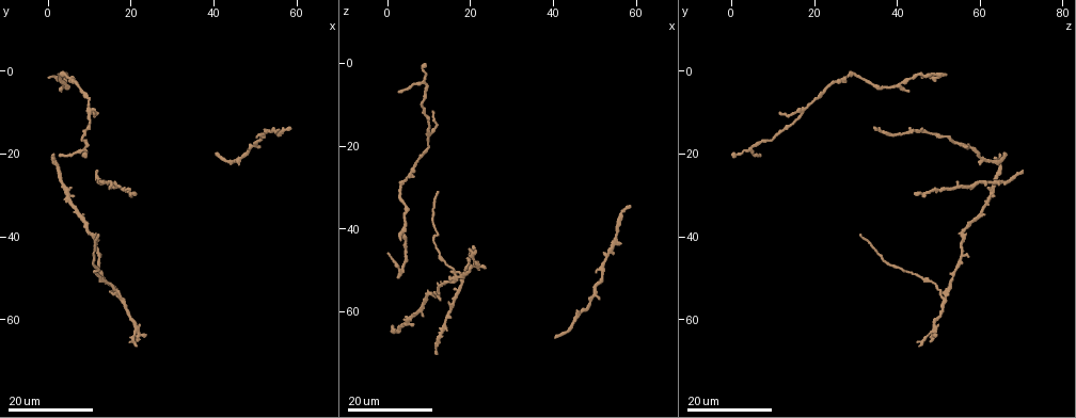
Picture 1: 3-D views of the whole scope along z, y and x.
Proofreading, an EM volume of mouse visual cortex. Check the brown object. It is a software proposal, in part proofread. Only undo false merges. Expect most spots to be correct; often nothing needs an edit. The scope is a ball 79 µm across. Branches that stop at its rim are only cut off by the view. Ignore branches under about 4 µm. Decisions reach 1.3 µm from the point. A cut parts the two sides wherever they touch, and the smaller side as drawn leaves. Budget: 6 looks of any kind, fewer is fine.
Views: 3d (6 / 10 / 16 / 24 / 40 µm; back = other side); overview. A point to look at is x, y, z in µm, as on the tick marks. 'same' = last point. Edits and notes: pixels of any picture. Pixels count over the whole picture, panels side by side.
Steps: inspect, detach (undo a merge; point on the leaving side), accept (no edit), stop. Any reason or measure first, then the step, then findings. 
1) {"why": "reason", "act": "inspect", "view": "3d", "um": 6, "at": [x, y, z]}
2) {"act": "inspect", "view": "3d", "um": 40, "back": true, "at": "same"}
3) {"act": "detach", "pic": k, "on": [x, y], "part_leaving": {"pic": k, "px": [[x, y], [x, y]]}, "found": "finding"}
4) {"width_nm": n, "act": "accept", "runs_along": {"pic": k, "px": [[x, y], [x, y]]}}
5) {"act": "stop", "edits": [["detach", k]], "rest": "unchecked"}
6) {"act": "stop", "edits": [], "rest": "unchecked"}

{"why": "small branch off a trunk", "act": "inspect", "view": "3d", "um": 16, "at": [10.0, 10.5, 16.5]}

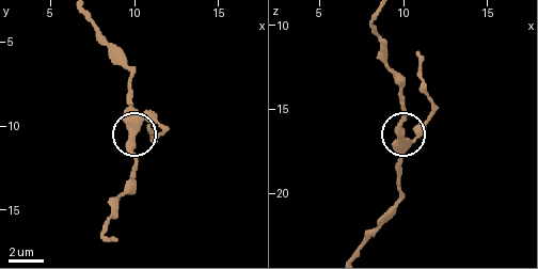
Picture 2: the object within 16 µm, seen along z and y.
{"why": "closer look", "act": "inspect", "view": "3d", "um": 10, "at": [10.1, 9.9, 16.9]}

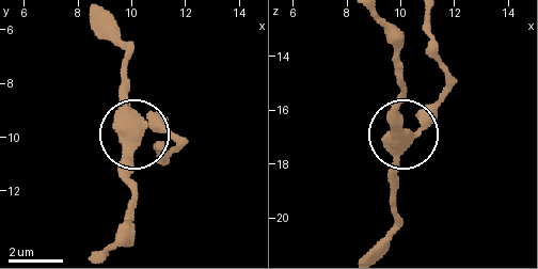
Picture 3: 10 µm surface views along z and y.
{"arms": 4, "act": "accept", "runs_along": {"pic": 3, "px": [[376, 248], [396, 214], [399, 144], [449, 92]]}, "found": "one neuron here"}

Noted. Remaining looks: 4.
{"why": "three-way junction", "act": "inspect", "view": "3d", "um": 24, "at": [8.0, 19.5, 5.0]}

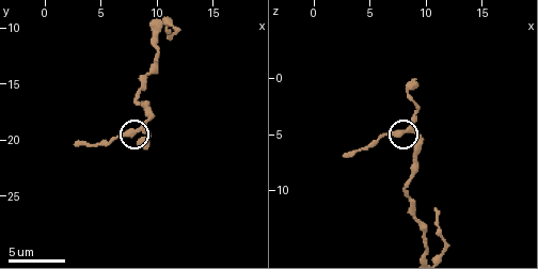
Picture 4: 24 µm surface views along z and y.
{"why": "zoom in", "act": "inspect", "view": "3d", "um": 10, "at": [8.4, 19.0, 4.4]}

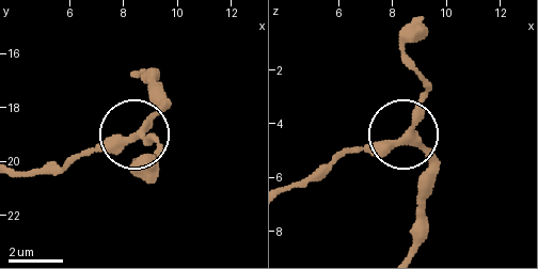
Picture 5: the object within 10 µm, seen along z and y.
{"side_arm_um": 5, "act": "accept", "runs_along": {"pic": 5, "px": [[410, 247], [428, 163], [406, 137], [428, 83]]}, "found": "one neuron here"}

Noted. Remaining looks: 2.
{"why": "three arms meet", "act": "inspect", "view": "3d", "um": 16, "at": [17.5, 55.0, 51.0]}

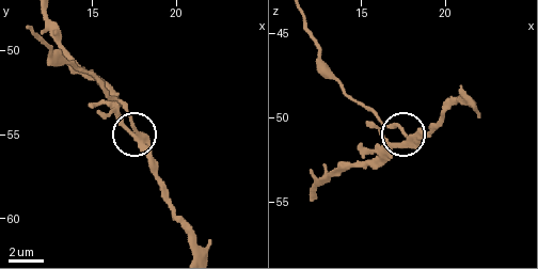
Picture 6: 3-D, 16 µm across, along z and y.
{"act": "inspect", "view": "3d", "um": 10, "at": "same"}

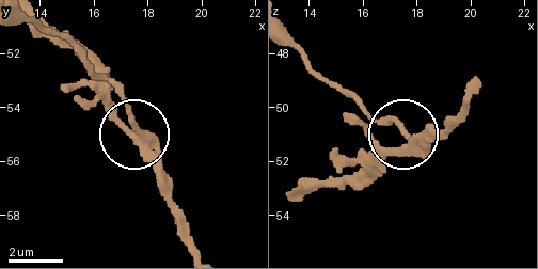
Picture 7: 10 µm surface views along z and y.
{"width_nm": 290, "act": "detach", "pic": 7, "on": [130, 120], "part_leaving": {"pic": 7, "px": [[148, 146], [122, 94], [73, 46], [25, 18]]}, "found": "two neurons meet here"}

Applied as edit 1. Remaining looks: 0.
{"act": "stop", "edits": [["detach", 7]], "rest": "unchecked"}

